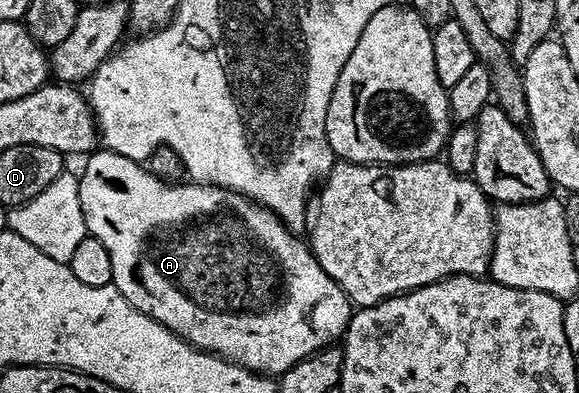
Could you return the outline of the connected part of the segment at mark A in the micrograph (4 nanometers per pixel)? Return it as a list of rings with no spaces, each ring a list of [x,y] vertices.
[[[107,149],[93,150],[87,156],[86,162],[88,164],[84,167],[84,175],[79,176],[82,217],[88,226],[88,234],[102,241],[102,245],[106,245],[110,253],[111,286],[117,287],[122,297],[126,297],[126,301],[130,301],[134,309],[166,325],[166,329],[170,329],[175,335],[181,335],[197,351],[219,355],[220,358],[227,359],[229,363],[237,363],[239,367],[245,367],[248,371],[269,377],[283,375],[294,365],[298,365],[298,361],[310,358],[323,347],[333,346],[343,336],[354,310],[347,293],[329,277],[326,269],[322,269],[322,265],[318,265],[318,261],[312,255],[312,248],[307,242],[297,232],[291,231],[272,211],[252,202],[247,195],[239,195],[236,191],[216,187],[212,183],[195,181],[168,183],[152,175],[143,162],[122,157]]]

